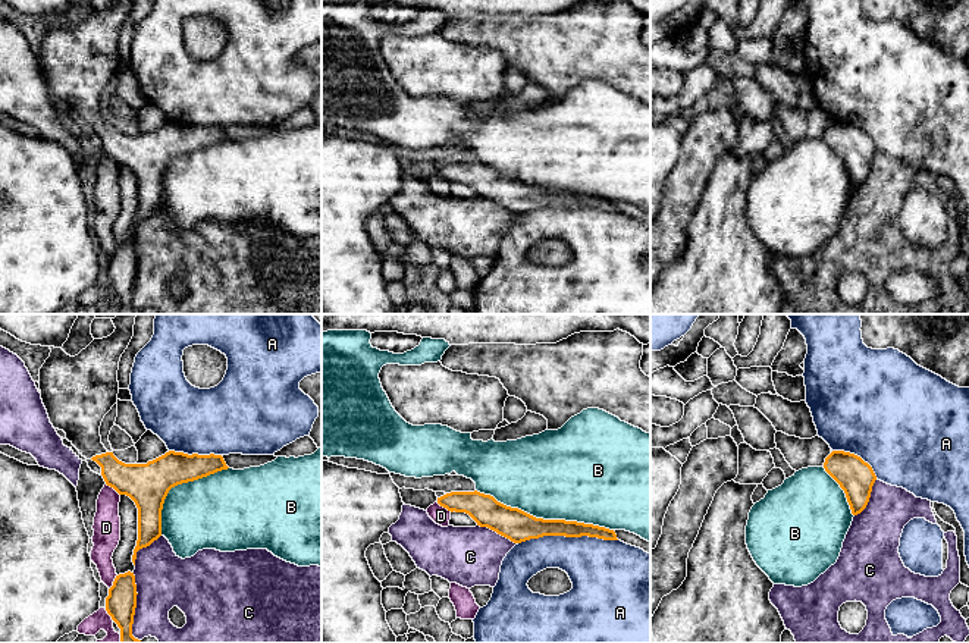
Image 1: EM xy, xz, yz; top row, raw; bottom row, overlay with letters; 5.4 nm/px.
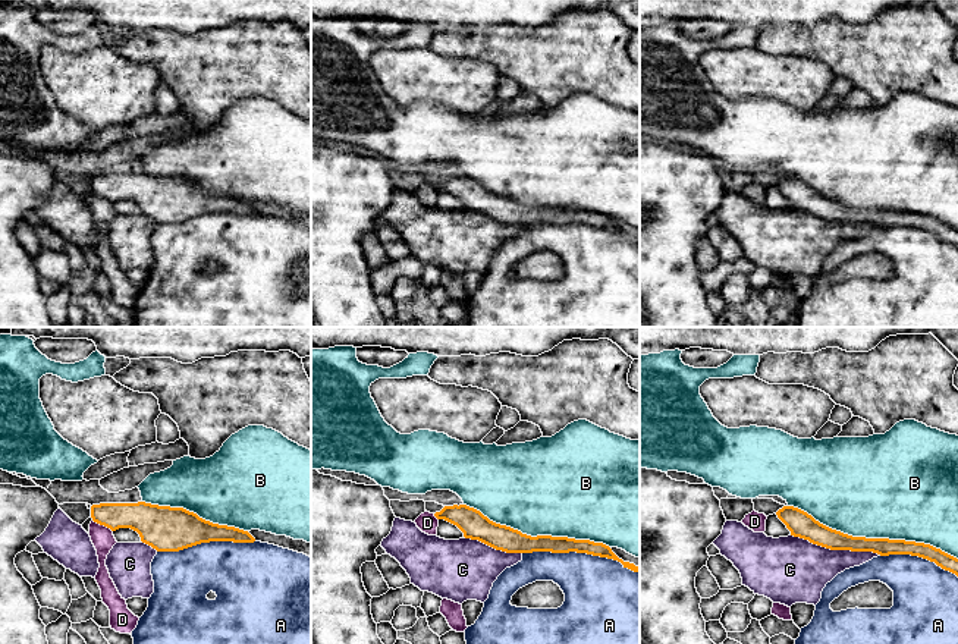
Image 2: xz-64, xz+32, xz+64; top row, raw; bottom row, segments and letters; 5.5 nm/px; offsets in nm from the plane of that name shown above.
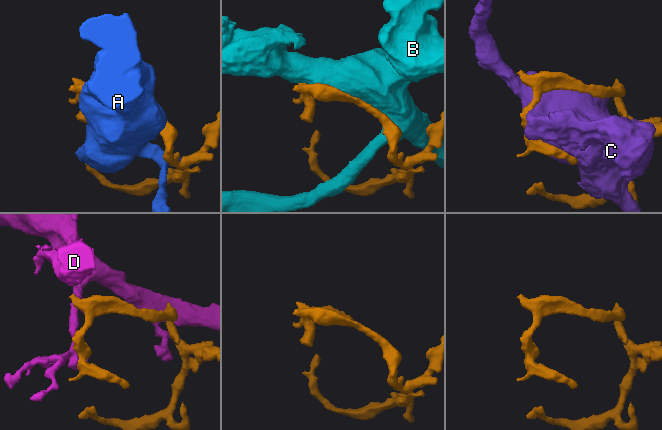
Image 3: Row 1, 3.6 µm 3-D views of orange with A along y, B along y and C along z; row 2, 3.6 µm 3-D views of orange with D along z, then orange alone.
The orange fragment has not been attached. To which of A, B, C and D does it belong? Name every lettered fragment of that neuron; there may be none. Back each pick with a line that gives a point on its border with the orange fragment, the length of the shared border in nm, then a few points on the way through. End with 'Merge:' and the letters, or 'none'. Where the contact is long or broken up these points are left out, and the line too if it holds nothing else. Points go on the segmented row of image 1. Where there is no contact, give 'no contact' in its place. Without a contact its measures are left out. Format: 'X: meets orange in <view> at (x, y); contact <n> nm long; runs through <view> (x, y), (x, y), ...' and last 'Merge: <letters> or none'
Merge: none

